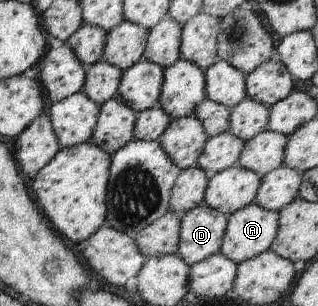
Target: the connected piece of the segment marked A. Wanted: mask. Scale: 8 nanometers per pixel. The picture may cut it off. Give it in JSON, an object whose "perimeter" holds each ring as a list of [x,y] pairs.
{"perimeter":[[[250,203],[228,216],[221,252],[236,264],[254,258],[270,248],[277,235],[278,225],[279,211],[269,211],[256,203]]]}

